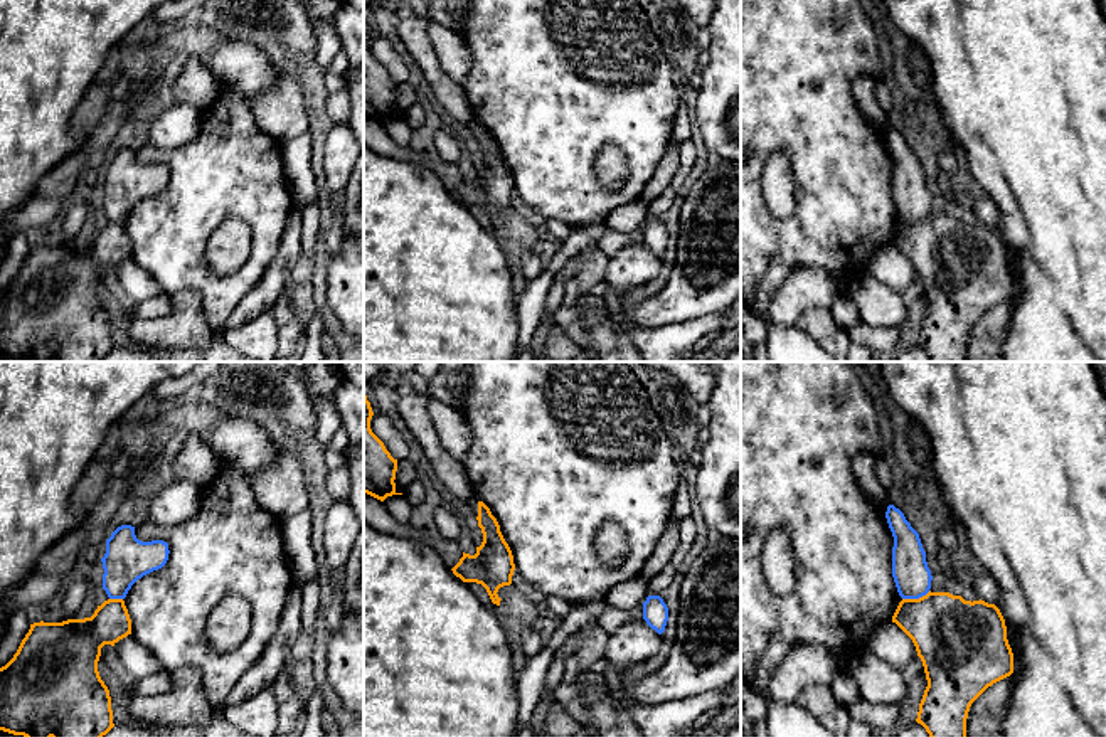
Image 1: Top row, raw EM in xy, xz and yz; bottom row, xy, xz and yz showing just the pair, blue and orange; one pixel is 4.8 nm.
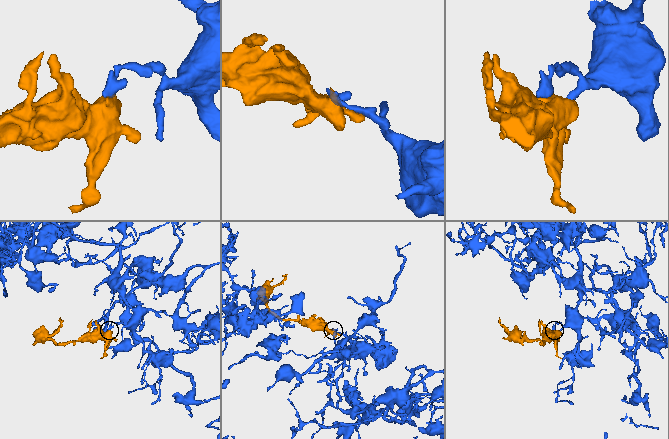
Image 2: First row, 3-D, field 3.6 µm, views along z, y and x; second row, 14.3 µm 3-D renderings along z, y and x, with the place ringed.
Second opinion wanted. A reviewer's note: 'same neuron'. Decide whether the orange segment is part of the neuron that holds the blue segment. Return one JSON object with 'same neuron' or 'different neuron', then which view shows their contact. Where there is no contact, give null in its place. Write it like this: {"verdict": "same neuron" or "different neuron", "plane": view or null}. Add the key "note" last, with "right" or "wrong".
{"verdict": "different neuron", "plane": "yz", "note": "wrong"}

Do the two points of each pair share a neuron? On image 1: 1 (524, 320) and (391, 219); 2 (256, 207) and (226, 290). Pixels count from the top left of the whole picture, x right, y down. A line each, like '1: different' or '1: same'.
1: different
2: same

